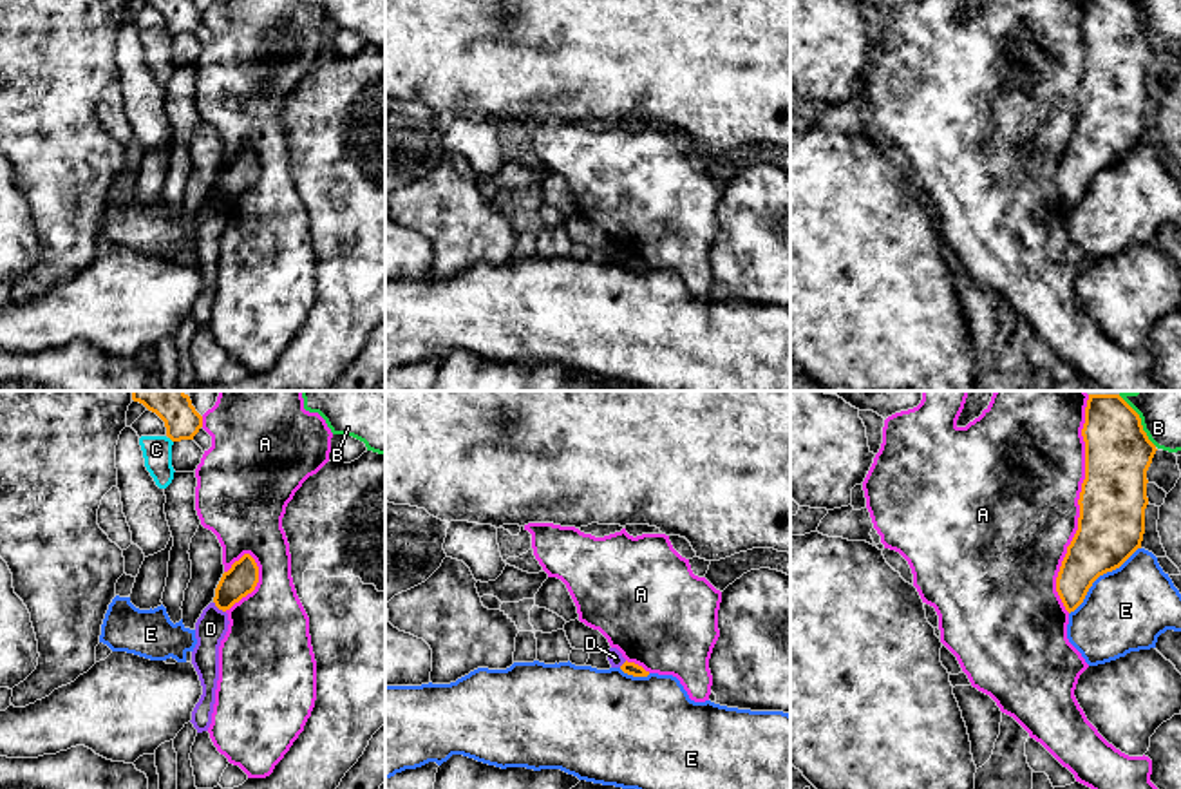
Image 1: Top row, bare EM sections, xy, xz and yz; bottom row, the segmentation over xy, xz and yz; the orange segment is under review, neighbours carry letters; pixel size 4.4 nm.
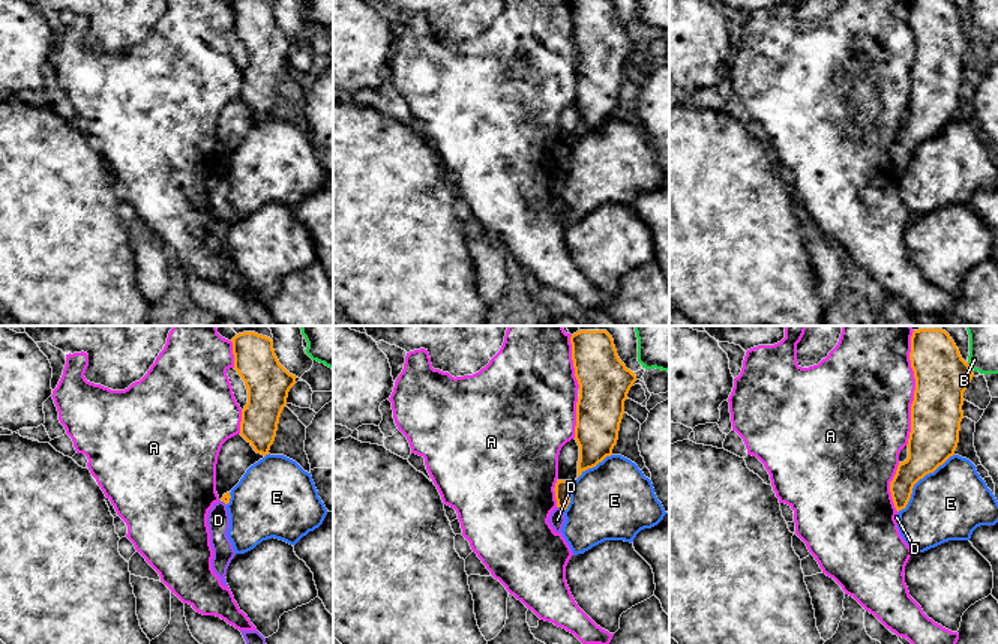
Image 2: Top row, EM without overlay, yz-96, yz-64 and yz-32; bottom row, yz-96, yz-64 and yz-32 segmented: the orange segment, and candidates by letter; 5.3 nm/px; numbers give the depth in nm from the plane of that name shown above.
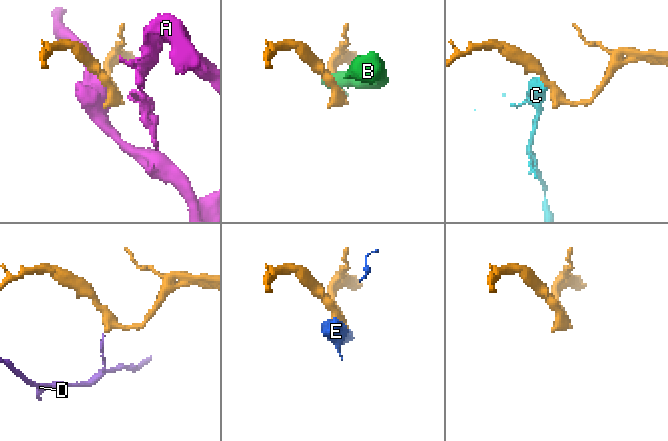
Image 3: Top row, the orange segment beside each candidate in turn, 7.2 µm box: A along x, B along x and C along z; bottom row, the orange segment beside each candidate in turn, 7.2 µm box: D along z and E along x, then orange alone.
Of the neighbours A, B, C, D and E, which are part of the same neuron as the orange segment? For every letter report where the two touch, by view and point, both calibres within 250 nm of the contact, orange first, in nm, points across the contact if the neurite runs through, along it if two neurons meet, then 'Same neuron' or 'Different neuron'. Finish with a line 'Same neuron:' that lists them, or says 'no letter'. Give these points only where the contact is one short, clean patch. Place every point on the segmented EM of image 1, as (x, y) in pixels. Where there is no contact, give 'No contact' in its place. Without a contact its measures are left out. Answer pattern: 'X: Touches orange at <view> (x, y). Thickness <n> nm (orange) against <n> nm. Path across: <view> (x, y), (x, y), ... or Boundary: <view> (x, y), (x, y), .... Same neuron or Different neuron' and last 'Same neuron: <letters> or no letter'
A: Touches orange at yz (1078, 503). Thickness 300 nm (orange) against 500 nm. Different neuron
B: Touches orange at yz (1140, 420). Thickness 300 nm (orange) against 200 nm. Different neuron
C: Touches orange at xy (170, 438). Thickness 200 nm (orange) against 130 nm. Boundary: xy (169, 437), (172, 442). Different neuron
D: Touches orange at xy (219, 608). Thickness 140 nm (orange) against 140 nm. Boundary: xy (214, 601), (225, 612). Different neuron
E: Touches orange at yz (1100, 574). Thickness 300 nm (orange) against 380 nm. Different neuron
Same neuron: no letter

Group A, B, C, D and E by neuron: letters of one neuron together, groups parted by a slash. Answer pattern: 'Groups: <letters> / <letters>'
Groups: A / B / C / D / E

